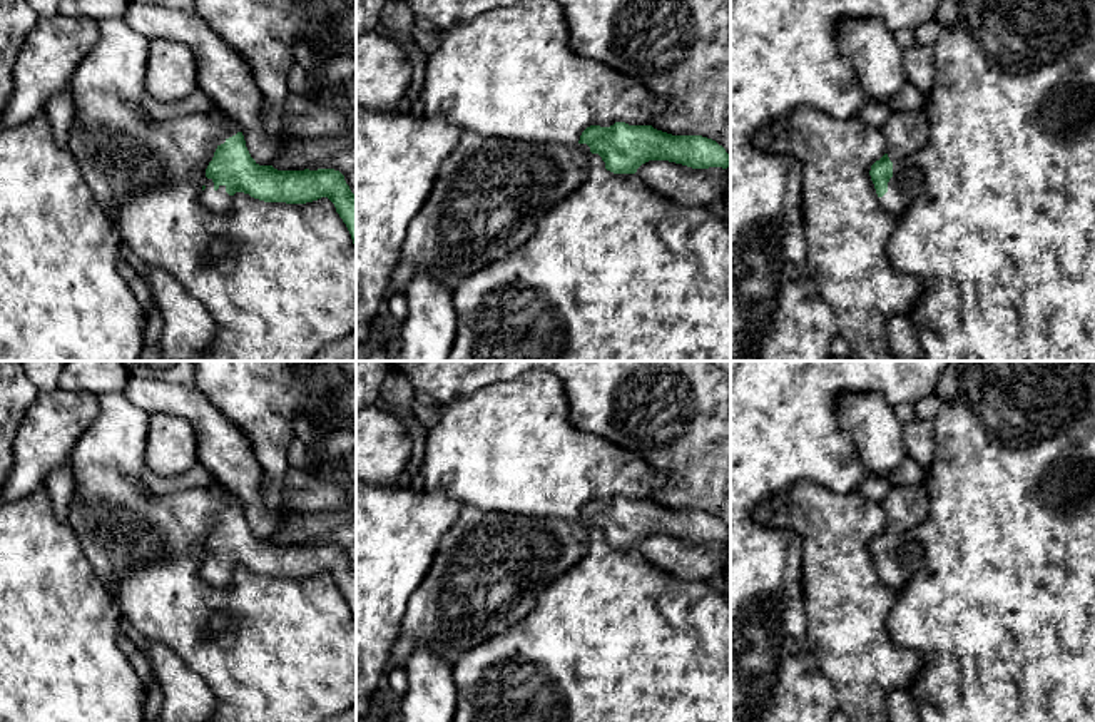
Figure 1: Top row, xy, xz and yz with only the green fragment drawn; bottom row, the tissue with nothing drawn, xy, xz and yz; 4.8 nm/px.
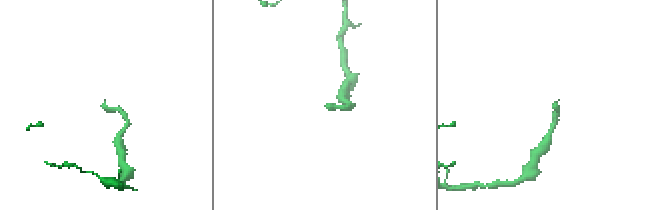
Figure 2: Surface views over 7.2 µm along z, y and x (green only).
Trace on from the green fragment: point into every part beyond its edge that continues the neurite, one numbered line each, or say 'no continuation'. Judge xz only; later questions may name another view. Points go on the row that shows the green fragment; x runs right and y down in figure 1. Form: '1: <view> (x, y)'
1: xz (490, 193)

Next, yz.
1: yz (906, 132)

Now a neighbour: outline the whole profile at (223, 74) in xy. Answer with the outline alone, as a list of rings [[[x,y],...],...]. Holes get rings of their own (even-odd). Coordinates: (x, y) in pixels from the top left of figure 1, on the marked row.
[[[130,2],[125,13],[125,23],[149,40],[167,38],[186,43],[197,60],[197,87],[216,104],[216,107],[232,119],[246,140],[251,157],[259,165],[274,165],[279,157],[278,142],[267,134],[262,117],[262,95],[257,89],[246,60],[196,13],[162,8],[150,3]]]

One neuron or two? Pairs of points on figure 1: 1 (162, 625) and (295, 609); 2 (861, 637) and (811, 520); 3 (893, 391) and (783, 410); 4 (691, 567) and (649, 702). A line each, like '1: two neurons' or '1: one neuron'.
1: one neuron
2: one neuron
3: one neuron
4: two neurons

